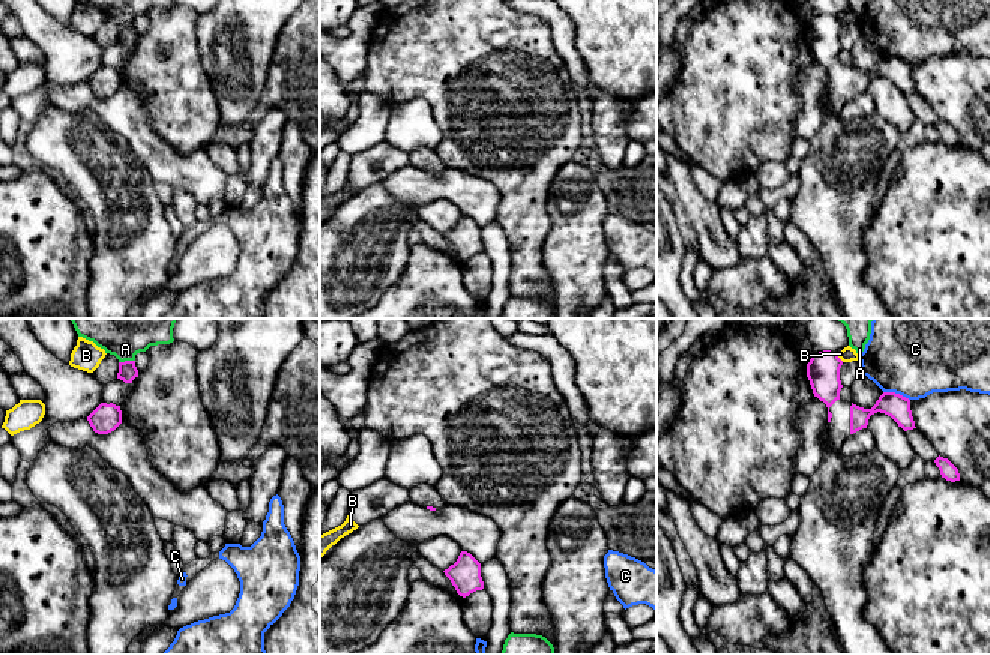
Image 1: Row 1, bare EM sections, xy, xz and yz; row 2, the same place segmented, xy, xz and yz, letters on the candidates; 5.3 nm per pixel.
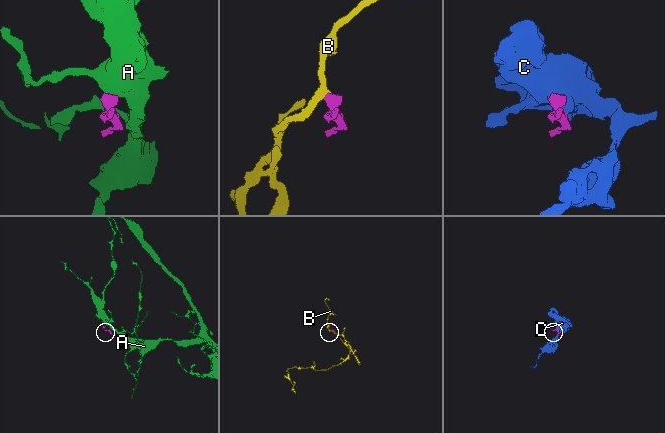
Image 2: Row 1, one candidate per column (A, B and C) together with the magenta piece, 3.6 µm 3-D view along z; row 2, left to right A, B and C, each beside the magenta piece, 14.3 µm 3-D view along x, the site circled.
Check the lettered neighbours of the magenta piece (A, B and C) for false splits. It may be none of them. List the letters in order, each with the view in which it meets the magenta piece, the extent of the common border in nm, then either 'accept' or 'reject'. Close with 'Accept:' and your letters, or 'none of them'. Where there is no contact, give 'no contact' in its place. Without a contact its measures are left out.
A: contact in xy; length 90 nm; reject
B: contact in yz; length 60 nm; reject
C: contact in yz; length 150 nm; reject
Accept: none of them

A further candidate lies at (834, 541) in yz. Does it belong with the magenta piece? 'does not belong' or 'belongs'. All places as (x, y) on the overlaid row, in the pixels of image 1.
belongs

